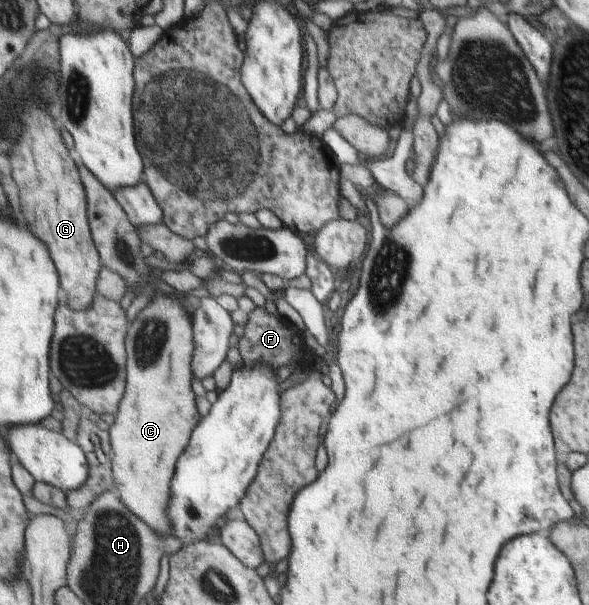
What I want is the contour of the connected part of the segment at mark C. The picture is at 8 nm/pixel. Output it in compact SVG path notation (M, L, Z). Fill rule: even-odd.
M179 292L174 297L156 295L129 324L126 341L128 388L125 387L118 413L114 415L114 422L107 430L112 452L112 489L128 513L146 524L152 533L164 538L171 534L173 528L167 515L167 507L172 498L172 478L178 459L190 444L192 428L198 422L194 394L190 390L192 332L181 302L182 293Z

